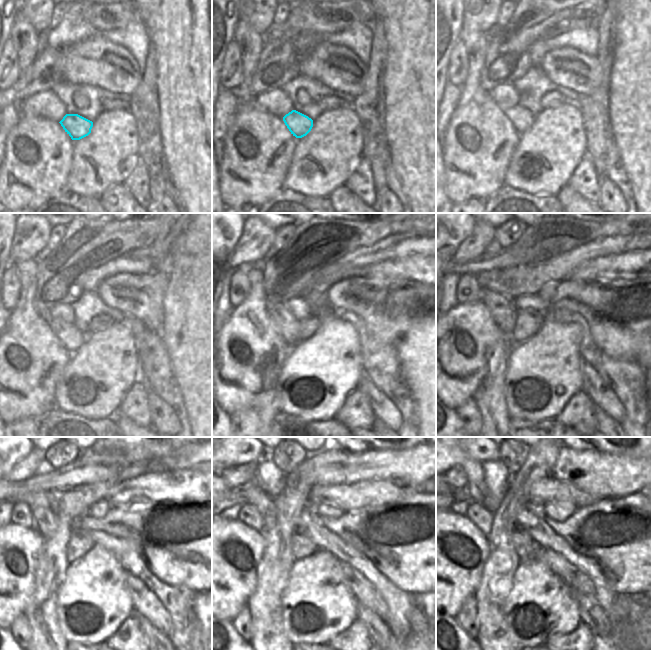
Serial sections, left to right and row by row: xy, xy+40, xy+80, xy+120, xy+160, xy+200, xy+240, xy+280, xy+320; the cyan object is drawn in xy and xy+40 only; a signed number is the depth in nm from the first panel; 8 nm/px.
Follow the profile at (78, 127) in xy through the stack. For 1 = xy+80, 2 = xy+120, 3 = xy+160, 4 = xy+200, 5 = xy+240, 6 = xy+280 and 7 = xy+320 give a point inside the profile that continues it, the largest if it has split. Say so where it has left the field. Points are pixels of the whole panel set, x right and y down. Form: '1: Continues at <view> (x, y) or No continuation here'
1: Continues at xy+80 (521, 119)
2: Continues at xy+120 (68, 335)
3: Continues at xy+160 (287, 325)
4: Continues at xy+200 (504, 313)
5: Continues at xy+240 (45, 521)
6: Continues at xy+280 (250, 492)
7: Continues at xy+320 (456, 457).

